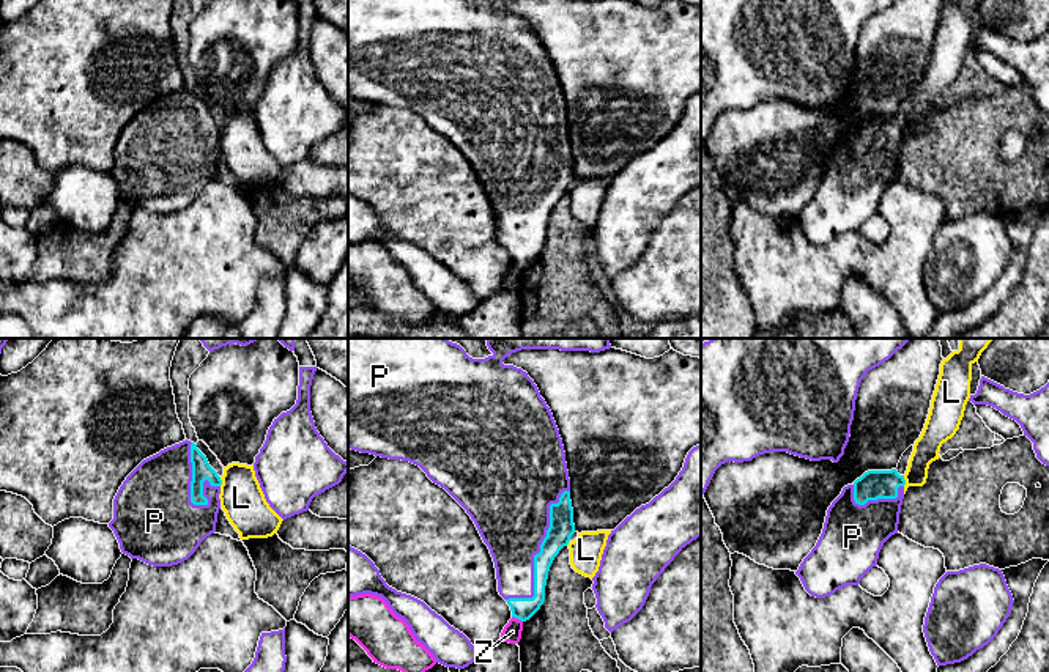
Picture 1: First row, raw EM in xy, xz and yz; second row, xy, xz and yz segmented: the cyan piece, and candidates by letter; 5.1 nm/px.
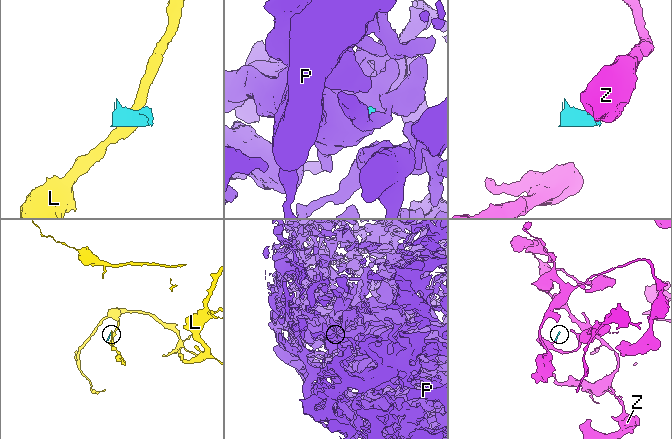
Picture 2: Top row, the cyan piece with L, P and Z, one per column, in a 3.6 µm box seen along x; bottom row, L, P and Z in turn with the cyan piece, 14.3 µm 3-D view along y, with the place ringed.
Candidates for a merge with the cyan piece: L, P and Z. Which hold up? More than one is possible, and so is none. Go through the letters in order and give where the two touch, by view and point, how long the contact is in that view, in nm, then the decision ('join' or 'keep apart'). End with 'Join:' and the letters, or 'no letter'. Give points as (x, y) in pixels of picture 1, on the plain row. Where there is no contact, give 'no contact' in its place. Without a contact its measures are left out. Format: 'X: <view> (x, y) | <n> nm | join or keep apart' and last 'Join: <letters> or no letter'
L: yz (904, 128) | 60 nm | keep apart
P: xz (539, 200) | 650 nm | join
Z: xz (517, 265) | 70 nm | keep apart
Join: P

